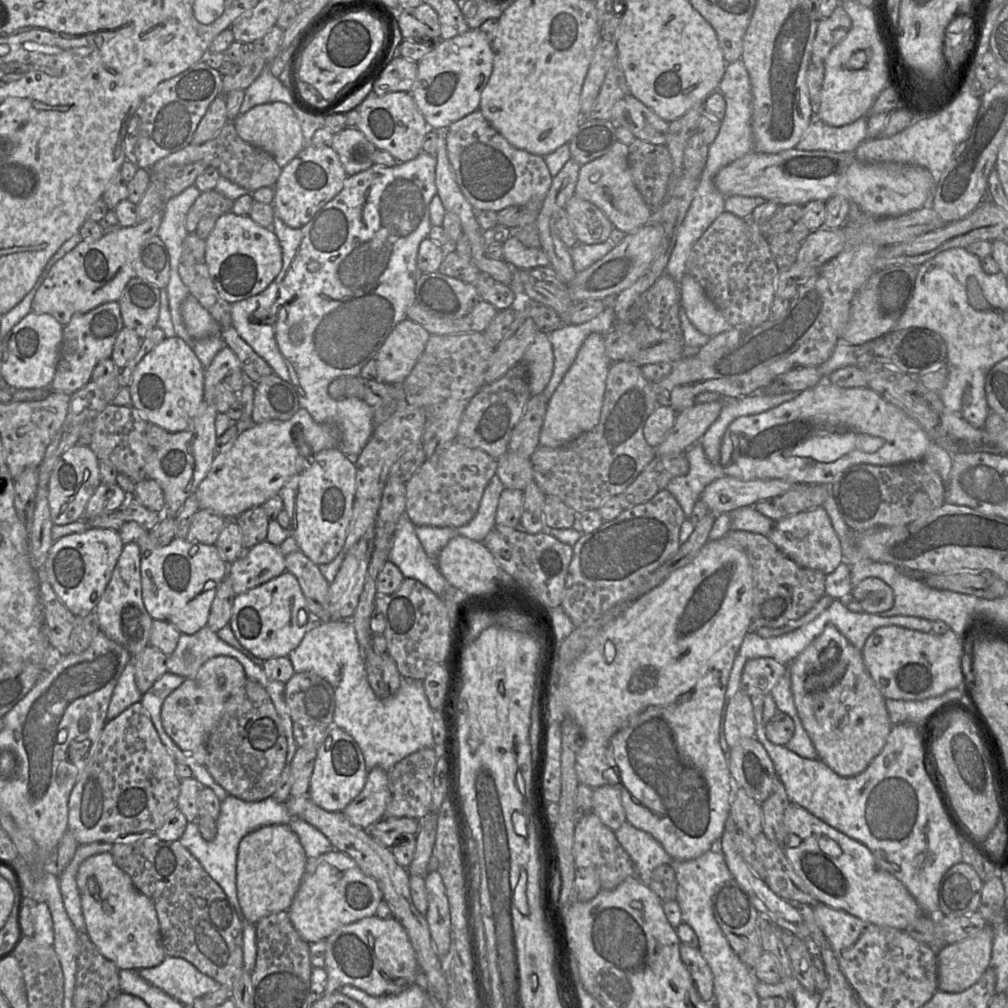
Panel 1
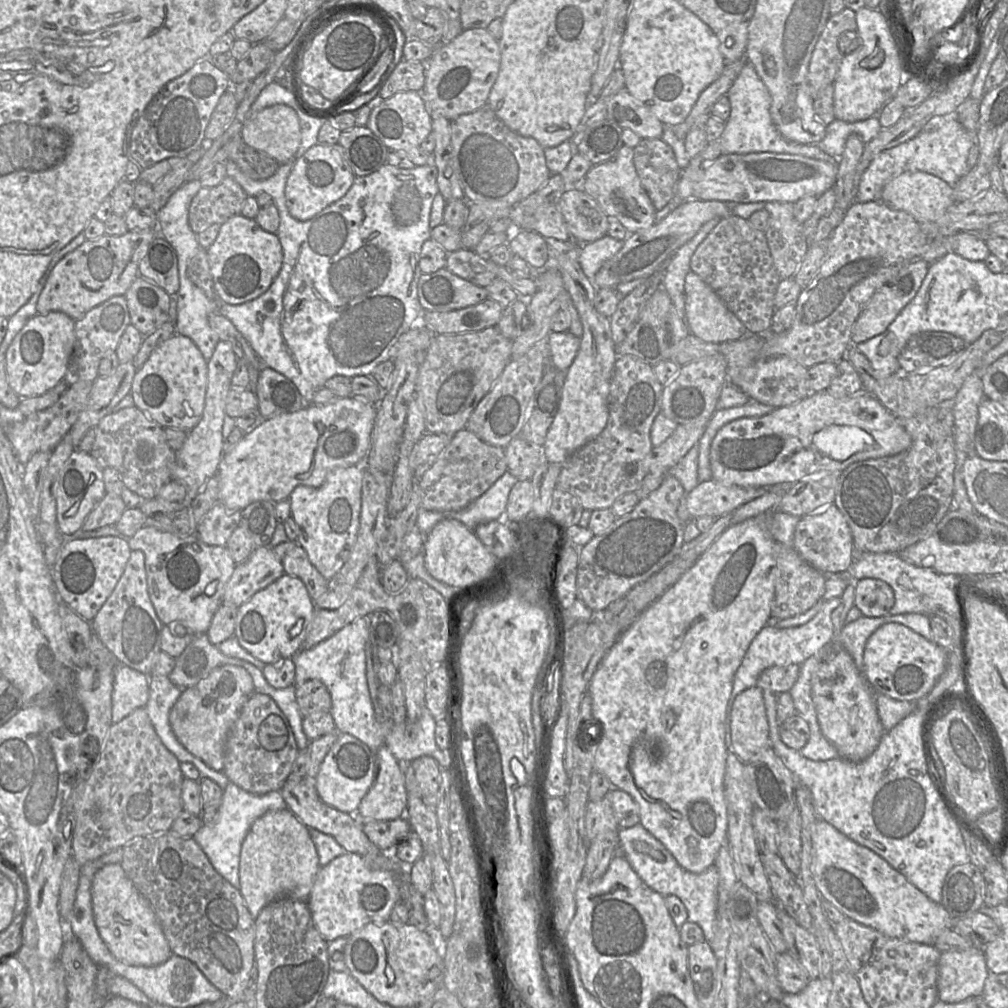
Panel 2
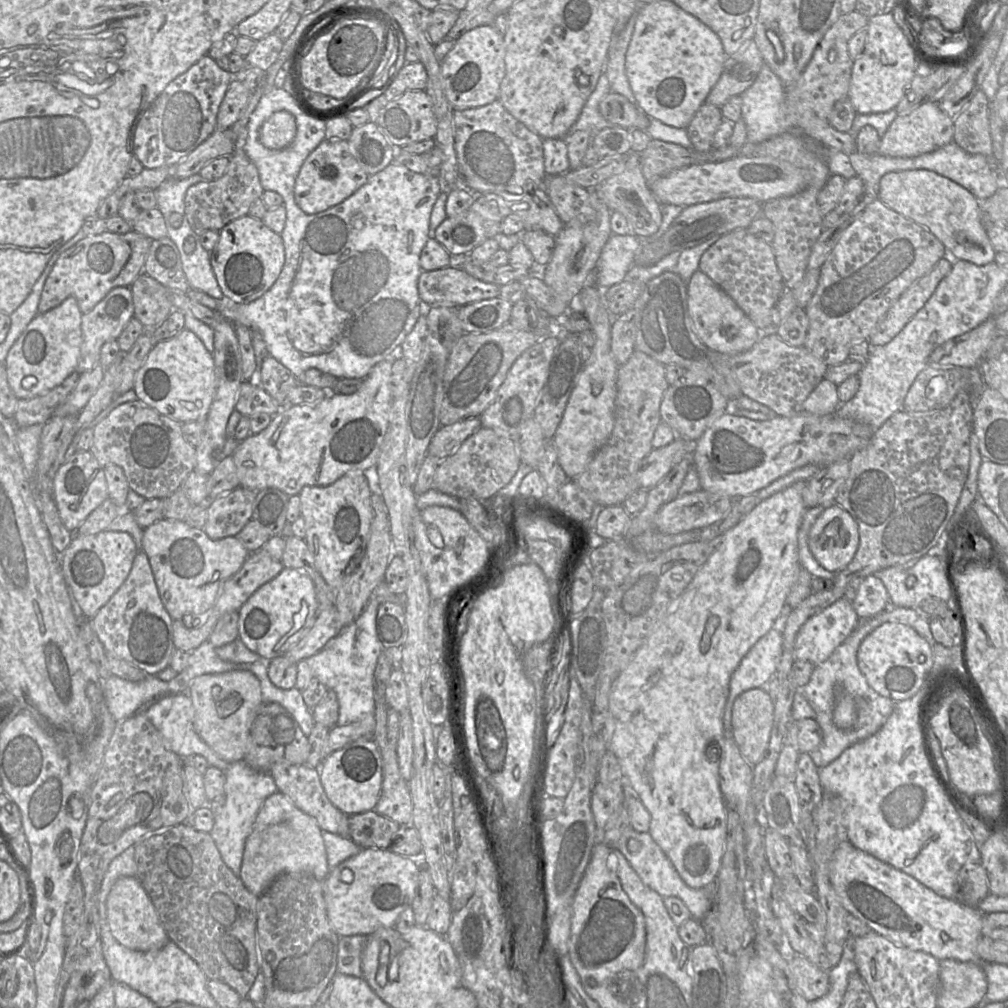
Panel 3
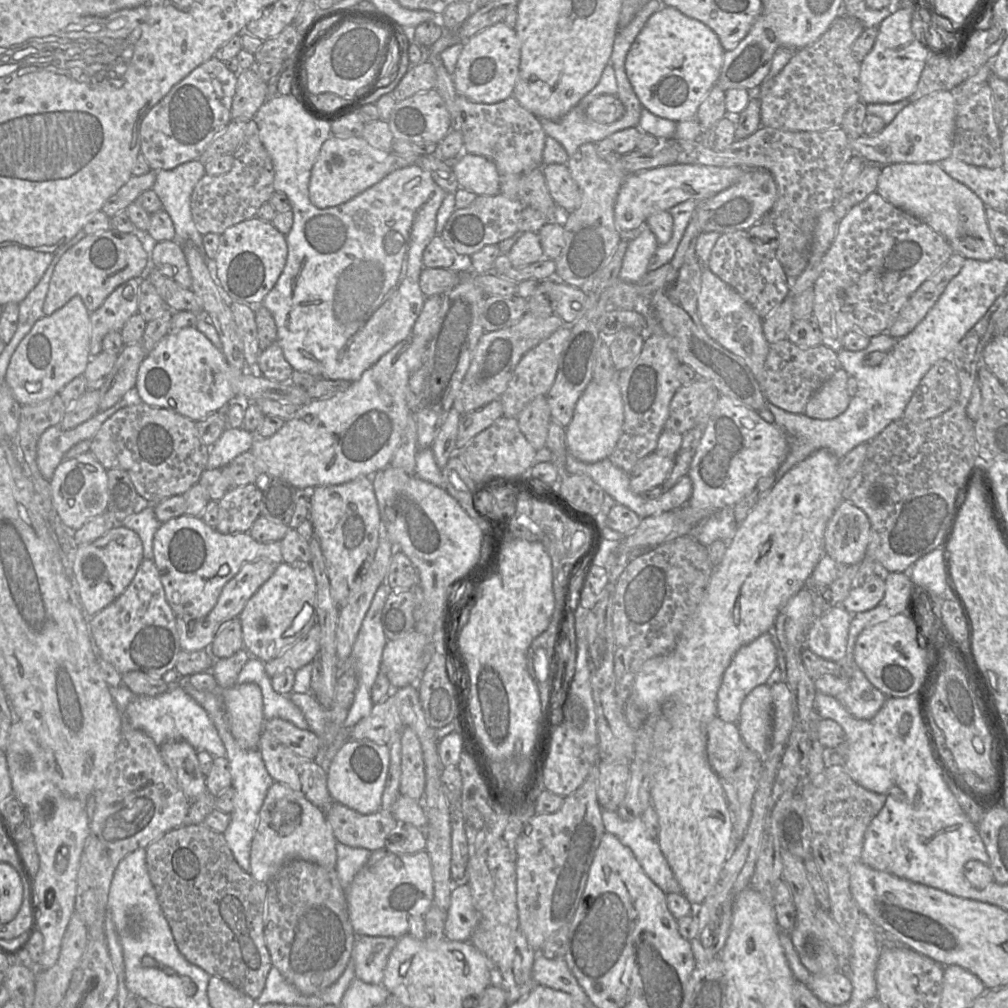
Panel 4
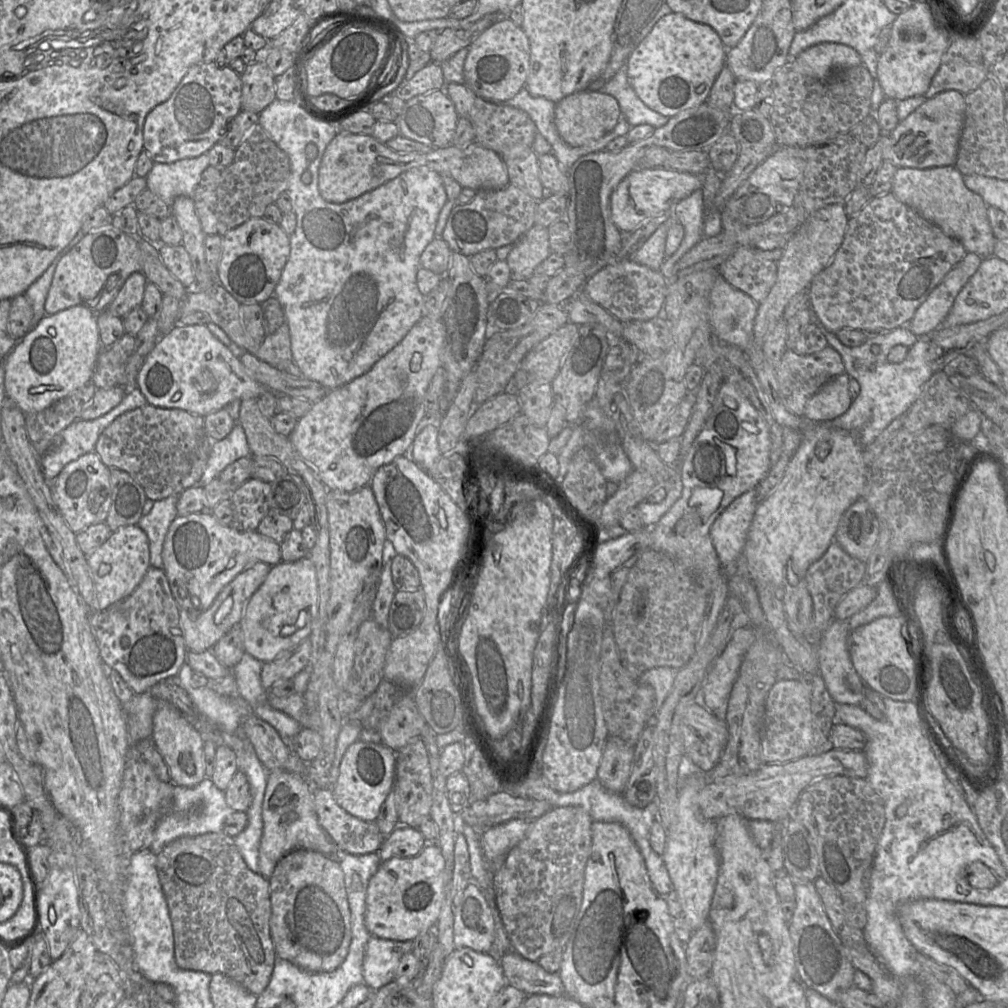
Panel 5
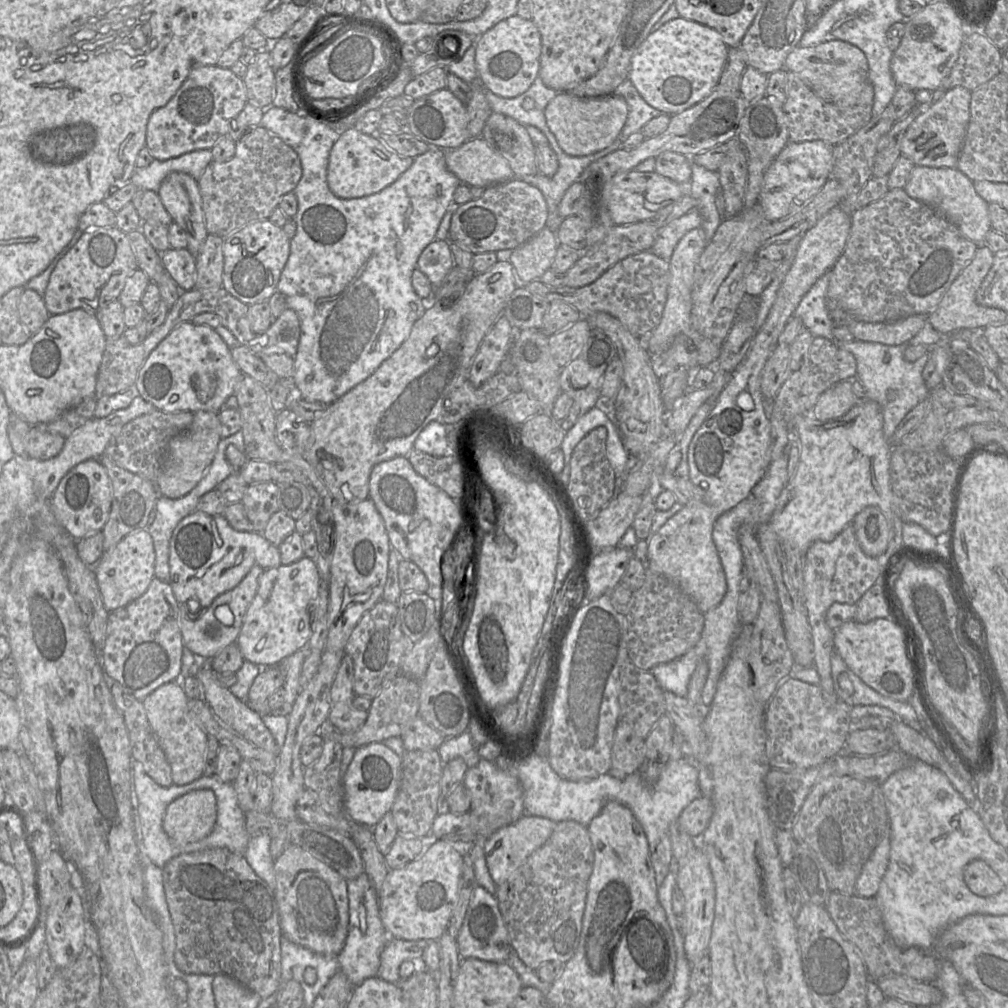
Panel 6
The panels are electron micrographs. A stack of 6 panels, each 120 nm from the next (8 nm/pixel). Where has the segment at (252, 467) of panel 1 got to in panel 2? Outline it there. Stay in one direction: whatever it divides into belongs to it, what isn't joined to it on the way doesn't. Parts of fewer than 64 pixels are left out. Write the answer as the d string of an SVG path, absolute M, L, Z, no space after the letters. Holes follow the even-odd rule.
M350 396L336 398L326 404L312 404L296 412L265 418L251 433L246 433L234 447L225 451L217 471L219 502L229 509L240 511L260 500L279 502L288 499L299 485L320 487L333 469L354 466L370 450L377 404L363 396Z

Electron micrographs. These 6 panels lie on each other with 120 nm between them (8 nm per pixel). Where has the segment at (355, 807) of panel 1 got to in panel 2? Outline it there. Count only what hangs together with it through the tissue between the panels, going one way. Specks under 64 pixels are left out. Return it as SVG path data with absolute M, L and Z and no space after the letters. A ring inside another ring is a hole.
M386 745L375 753L375 778L355 813L360 821L392 820L405 815L408 793L403 765Z

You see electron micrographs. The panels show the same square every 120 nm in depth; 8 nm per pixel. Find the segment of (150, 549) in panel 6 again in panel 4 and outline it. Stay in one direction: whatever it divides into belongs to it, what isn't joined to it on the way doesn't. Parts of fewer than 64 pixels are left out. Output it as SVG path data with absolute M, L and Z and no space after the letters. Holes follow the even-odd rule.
M122 525L95 541L75 547L72 570L77 583L77 595L87 616L93 616L117 599L133 580L143 557L139 535Z

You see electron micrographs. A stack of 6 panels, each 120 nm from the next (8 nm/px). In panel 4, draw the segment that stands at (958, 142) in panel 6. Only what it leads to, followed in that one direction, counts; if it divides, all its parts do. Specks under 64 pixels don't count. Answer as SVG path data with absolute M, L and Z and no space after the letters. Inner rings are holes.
M933 92L908 104L879 134L850 138L850 146L868 164L936 163L952 155L957 109L953 92Z

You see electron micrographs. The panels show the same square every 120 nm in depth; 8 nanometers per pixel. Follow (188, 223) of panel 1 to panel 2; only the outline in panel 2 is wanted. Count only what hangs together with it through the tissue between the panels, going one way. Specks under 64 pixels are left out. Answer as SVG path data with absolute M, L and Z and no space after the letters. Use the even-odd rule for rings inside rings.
M225 177L213 187L201 187L193 197L188 212L188 223L195 234L199 234L213 224L222 225L235 215L241 215L247 194L230 177Z

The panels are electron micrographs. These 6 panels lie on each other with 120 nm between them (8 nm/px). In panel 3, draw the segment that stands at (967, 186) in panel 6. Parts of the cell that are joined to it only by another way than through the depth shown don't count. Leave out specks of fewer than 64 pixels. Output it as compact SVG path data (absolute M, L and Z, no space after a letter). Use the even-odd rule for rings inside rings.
M926 169L888 172L880 179L878 198L892 210L928 229L958 259L978 266L994 261L996 252L980 220L979 200L954 181Z

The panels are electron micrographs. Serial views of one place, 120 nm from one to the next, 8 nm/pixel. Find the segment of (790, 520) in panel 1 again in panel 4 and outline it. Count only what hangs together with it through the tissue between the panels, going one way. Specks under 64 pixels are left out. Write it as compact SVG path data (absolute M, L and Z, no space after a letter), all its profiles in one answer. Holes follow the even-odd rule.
M843 500L829 519L824 549L839 564L860 563L870 539L870 521L863 510Z

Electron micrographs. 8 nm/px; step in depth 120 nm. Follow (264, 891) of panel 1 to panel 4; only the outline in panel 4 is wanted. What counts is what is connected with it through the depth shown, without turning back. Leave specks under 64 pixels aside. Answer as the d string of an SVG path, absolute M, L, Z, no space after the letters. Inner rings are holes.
M274 781L260 810L250 850L249 873L255 880L269 883L282 865L291 859L306 860L328 869L335 868L336 843L324 810L312 804L302 793Z

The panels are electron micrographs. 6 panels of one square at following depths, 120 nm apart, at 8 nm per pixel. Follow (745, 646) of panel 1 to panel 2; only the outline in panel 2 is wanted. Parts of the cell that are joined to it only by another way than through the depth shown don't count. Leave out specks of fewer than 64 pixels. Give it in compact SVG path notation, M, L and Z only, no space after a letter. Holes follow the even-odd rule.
M836 597L825 601L821 609L818 611L818 613L805 624L789 627L789 628L778 628L773 625L767 624L759 631L759 633L752 640L742 659L741 664L739 665L738 669L735 672L732 691L726 708L725 746L727 749L727 753L728 753L728 749L732 748L731 736L730 736L730 712L735 697L743 690L756 686L760 674L765 669L768 669L773 666L785 666L790 664L801 665L805 660L813 656L822 647L824 647L826 644L832 641L835 638L835 632L831 621L831 614L832 611L840 604L840 598L841 597Z

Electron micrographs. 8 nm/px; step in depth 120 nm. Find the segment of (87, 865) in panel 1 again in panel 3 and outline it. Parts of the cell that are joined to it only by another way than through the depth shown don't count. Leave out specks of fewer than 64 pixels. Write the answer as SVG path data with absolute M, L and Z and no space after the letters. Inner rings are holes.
M121 877L114 883L106 899L106 914L113 937L131 950L159 950L170 941L151 899L137 877Z

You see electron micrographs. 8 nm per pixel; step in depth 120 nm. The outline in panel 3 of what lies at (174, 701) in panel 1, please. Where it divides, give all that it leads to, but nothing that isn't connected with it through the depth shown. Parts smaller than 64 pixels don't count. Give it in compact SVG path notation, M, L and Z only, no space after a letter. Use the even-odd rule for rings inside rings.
M247 670L203 674L192 680L187 692L195 715L194 729L201 739L227 763L243 760L248 750L250 728L262 705L257 677Z

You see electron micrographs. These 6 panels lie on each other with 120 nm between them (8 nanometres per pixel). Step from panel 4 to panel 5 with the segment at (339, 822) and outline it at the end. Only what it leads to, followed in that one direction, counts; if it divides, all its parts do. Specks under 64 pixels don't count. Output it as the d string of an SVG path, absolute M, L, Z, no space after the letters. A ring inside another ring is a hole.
M313 788L318 822L340 851L363 855L378 853L385 837L376 822L361 820L341 808L332 790Z

